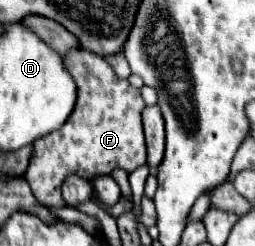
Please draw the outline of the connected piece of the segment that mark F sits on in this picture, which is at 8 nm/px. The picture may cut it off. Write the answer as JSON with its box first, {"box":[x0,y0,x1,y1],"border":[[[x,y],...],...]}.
{"box":[24,48,146,208],"border":[[[84,48],[72,50],[66,58],[66,68],[76,80],[78,100],[66,124],[34,142],[34,154],[24,174],[36,200],[44,206],[64,208],[60,186],[68,174],[94,178],[110,174],[114,168],[128,172],[146,164],[146,144],[142,130],[142,110],[146,108],[140,90],[128,80],[116,76],[112,66]]]}

